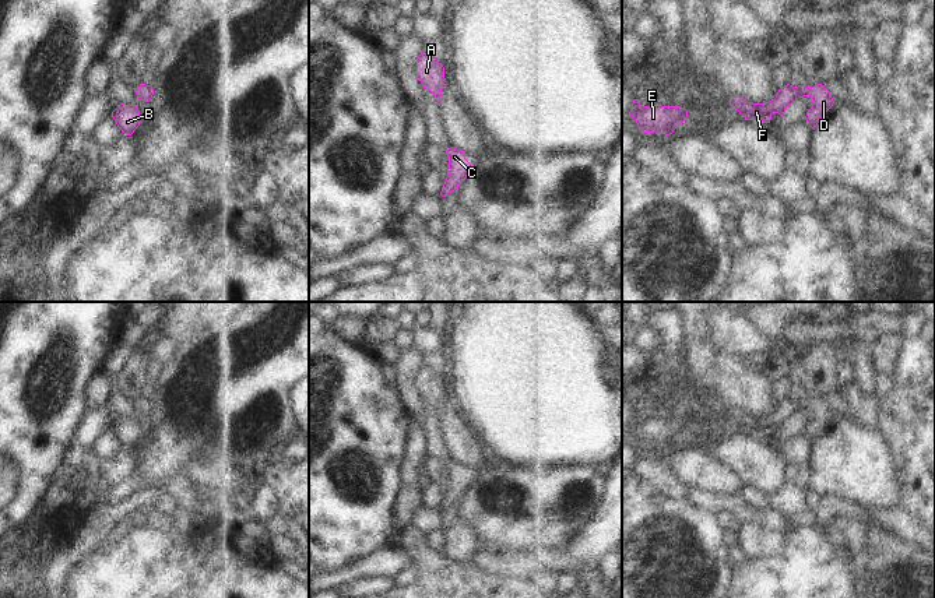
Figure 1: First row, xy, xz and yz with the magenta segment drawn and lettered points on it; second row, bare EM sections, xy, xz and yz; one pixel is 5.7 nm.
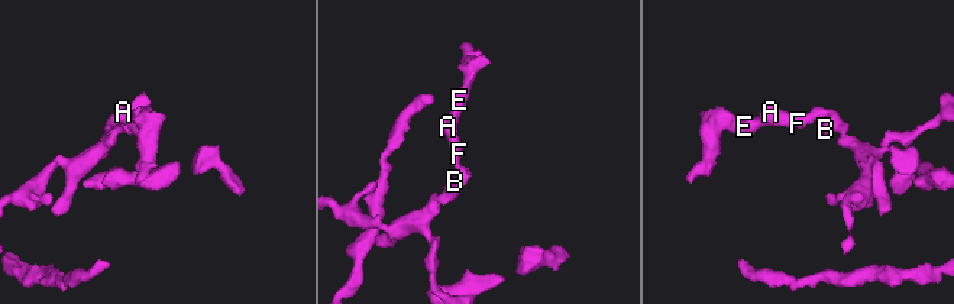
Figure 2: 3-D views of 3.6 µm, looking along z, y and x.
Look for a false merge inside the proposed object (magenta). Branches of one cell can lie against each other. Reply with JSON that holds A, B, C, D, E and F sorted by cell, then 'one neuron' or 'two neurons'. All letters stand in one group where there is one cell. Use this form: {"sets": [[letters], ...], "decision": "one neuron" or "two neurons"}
{"sets": [["A", "B", "C", "D", "E", "F"]], "decision": "one neuron"}

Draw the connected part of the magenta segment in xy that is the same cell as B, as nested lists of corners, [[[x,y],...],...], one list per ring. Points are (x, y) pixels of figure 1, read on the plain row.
[[[120,416],[113,425],[112,430],[115,432],[117,440],[122,446],[131,448],[134,443],[140,439],[141,429],[137,418],[124,418]]]

